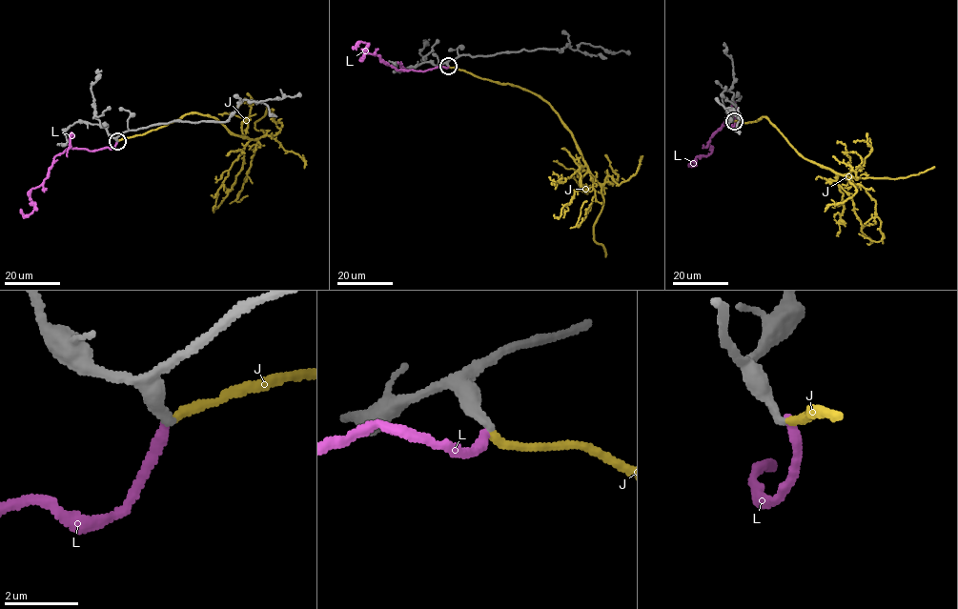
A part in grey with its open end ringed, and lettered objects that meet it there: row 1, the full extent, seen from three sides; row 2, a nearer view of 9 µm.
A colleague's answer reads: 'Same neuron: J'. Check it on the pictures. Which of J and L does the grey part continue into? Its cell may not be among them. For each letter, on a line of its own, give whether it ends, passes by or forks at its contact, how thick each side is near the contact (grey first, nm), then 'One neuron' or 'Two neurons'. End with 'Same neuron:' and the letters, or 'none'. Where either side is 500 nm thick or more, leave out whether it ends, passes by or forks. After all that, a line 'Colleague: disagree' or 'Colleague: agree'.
J: It ends there. Thickness 280 nm (grey) against 220 nm. One neuron
L: It ends there. Thickness 280 nm (grey) against 240 nm. Two neurons
Same neuron: J
Colleague: agree

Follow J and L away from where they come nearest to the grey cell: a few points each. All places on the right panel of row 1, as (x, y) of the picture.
J: (734, 121), (751, 123), (764, 116), (805, 159), (861, 184), (876, 203), (882, 239), (871, 240), (860, 234)
L: (734, 121), (733, 127), (733, 117), (723, 122), (707, 142), (711, 152), (689, 164), (696, 158)

